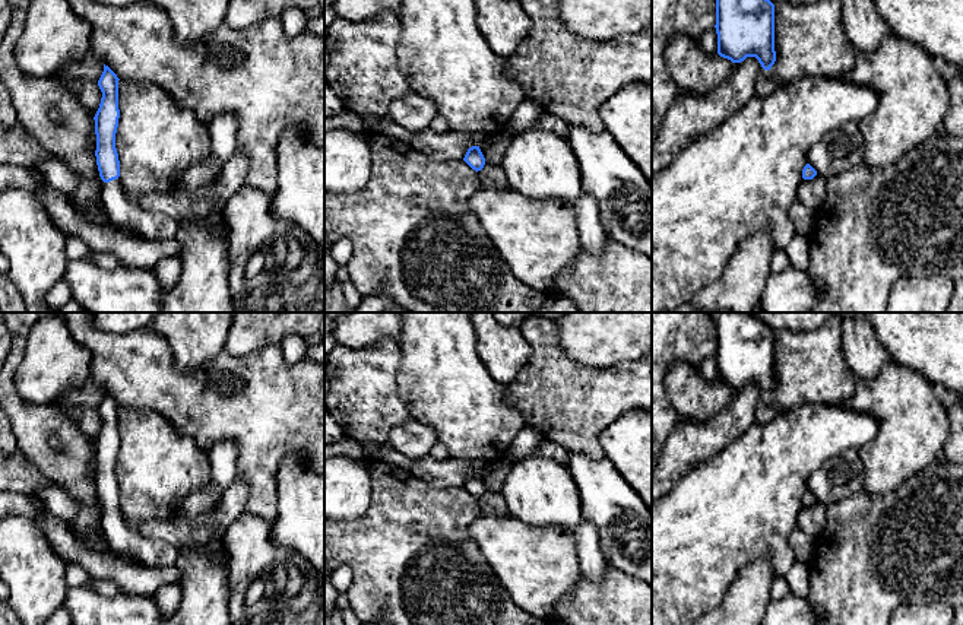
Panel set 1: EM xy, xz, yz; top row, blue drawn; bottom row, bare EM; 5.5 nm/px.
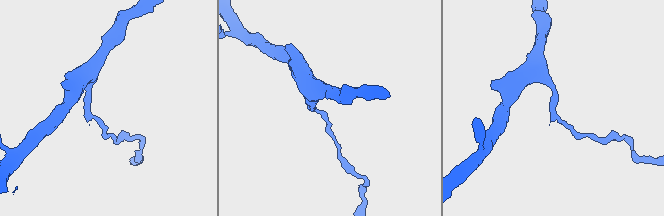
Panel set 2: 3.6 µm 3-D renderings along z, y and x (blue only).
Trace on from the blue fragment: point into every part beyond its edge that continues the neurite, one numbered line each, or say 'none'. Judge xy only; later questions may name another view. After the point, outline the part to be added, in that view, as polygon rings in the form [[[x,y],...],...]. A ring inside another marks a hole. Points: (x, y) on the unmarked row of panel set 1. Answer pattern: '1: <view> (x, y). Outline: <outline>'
1: xy (154, 554). Outline: [[[120,505],[102,510],[101,524],[113,553],[130,555],[139,565],[148,568],[165,568],[177,562],[178,548],[130,530],[123,520]]]

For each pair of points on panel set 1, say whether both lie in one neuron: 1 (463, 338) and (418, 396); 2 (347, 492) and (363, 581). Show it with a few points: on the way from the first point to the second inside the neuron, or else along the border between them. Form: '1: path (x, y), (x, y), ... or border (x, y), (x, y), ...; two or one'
1: path (449, 352), (440, 361), (440, 374), (433, 381); one
2: border (370, 489), (368, 508), (358, 517), (341, 523); two

